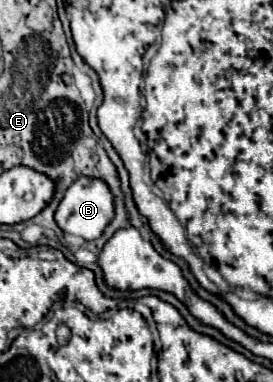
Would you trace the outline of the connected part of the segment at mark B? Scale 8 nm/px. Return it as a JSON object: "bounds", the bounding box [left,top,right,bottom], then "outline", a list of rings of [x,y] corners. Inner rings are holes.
{"bounds":[54,177,114,241],"outline":[[[80,177],[74,185],[70,185],[54,213],[54,221],[62,231],[78,235],[86,241],[98,239],[112,217],[114,217],[114,197],[108,185],[100,179],[90,179],[90,177]]]}

